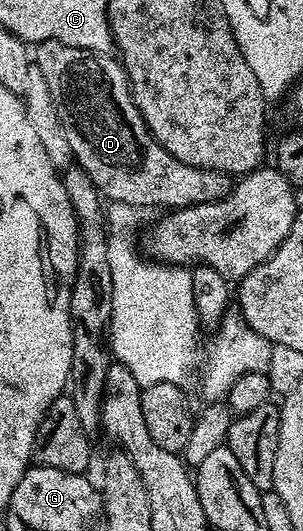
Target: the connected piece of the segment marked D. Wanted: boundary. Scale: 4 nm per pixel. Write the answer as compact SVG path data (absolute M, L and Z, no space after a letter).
M59 41L37 42L37 44L35 44L32 49L32 61L33 61L33 64L37 65L39 71L41 71L41 73L44 75L44 79L48 79L48 91L52 91L52 103L56 103L56 115L60 115L60 127L64 127L64 135L68 135L68 147L70 148L73 160L78 164L78 166L80 166L80 168L82 168L82 170L84 170L87 173L87 175L90 176L90 178L92 179L92 183L96 186L99 194L101 194L103 198L109 199L109 197L111 197L111 199L114 201L123 201L123 203L126 204L123 206L126 206L126 207L134 207L130 205L166 205L162 207L174 207L177 205L179 206L197 205L198 202L200 201L217 201L225 197L226 194L230 192L232 188L232 181L231 181L231 178L227 176L227 174L220 173L218 172L217 169L202 169L201 166L199 165L189 165L188 163L184 163L180 159L176 159L170 154L170 152L168 152L164 148L164 146L162 146L160 142L157 141L155 137L153 137L152 134L150 134L150 128L146 126L146 124L144 123L144 119L140 115L140 111L136 108L136 106L134 106L134 98L130 96L130 86L126 80L125 72L117 71L118 73L106 74L105 67L102 66L100 62L98 62L101 60L99 60L99 58L95 56L95 54L91 53L89 49L81 49L80 47L72 47L71 45L65 45L64 43L60 43Z

